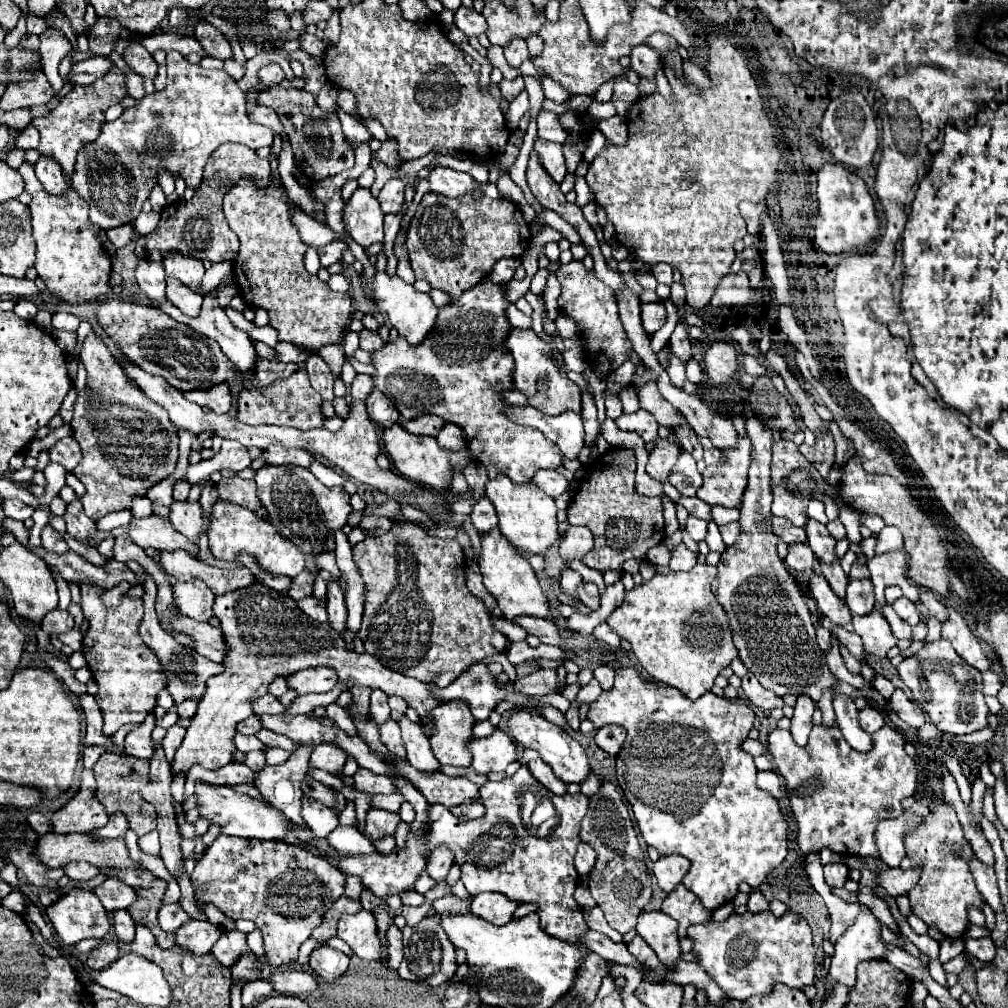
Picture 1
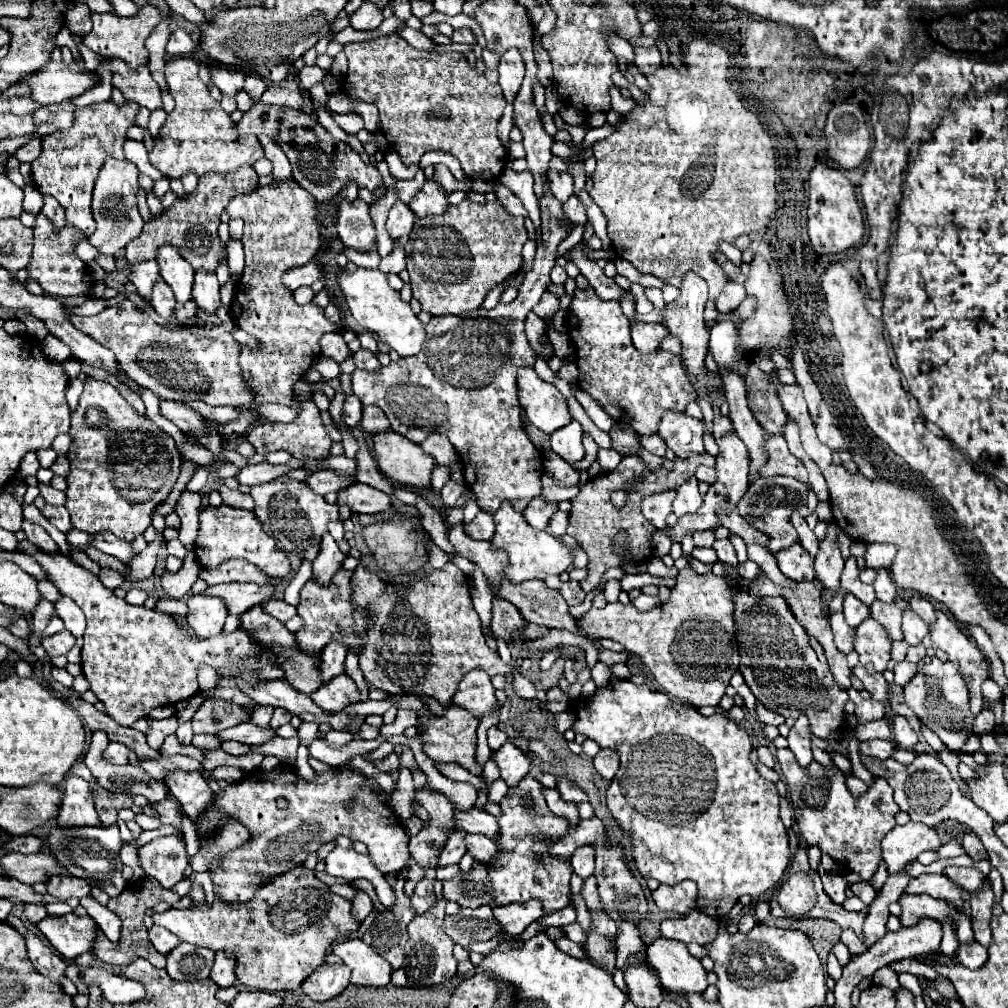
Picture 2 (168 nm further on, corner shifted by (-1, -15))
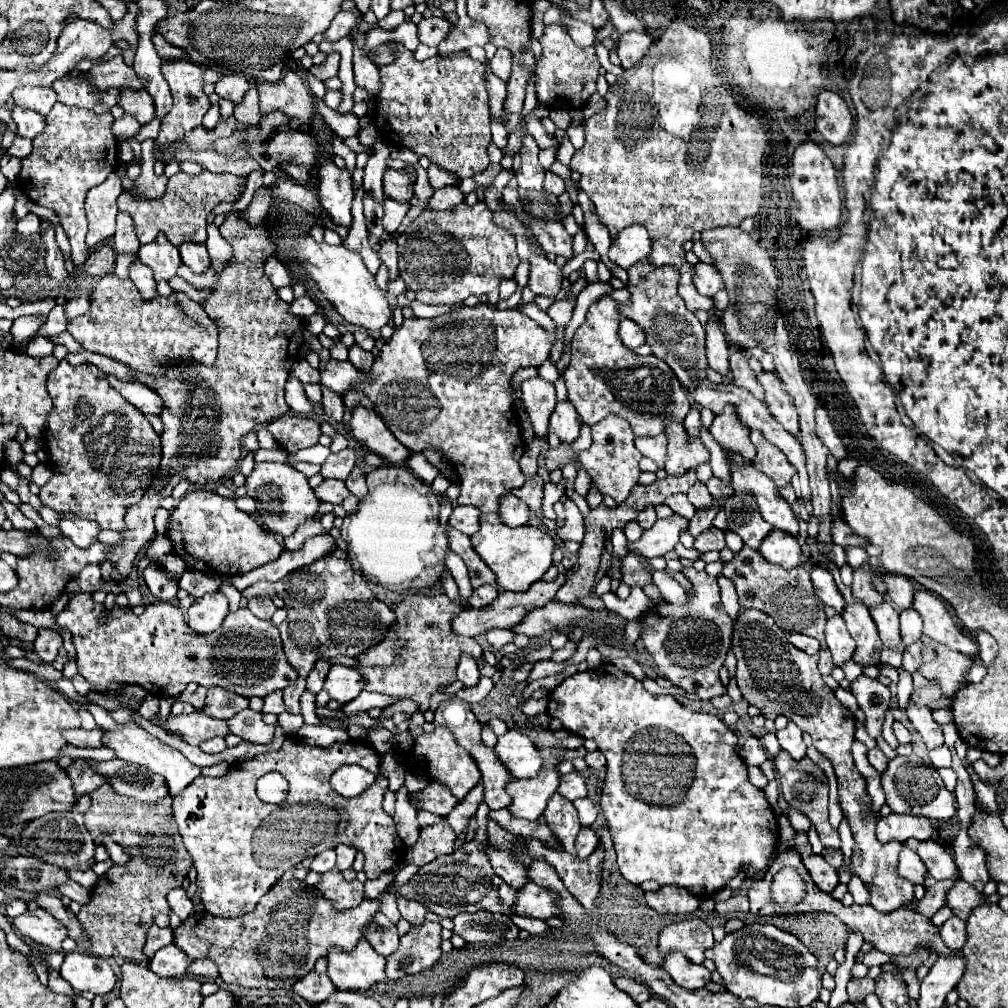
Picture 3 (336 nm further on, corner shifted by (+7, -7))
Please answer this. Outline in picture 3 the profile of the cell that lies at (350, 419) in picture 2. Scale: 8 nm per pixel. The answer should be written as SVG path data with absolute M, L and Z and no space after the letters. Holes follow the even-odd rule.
M322 388L322 408L324 408L324 414L334 422L340 422L344 416L342 396L336 392L330 392L328 388Z

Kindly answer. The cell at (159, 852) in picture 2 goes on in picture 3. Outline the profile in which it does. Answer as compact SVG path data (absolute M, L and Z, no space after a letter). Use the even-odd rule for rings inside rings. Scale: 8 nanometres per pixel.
M104 838L104 840L102 840L102 846L106 848L106 852L108 852L108 856L110 856L110 860L112 860L114 864L124 864L124 862L126 862L126 854L122 854L122 850L118 848L118 844L114 844L112 840Z

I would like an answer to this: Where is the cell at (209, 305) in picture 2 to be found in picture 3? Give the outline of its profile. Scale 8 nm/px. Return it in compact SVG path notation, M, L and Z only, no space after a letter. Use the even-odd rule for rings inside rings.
M182 242L178 246L180 250L180 258L182 262L192 270L192 272L206 272L206 268L210 266L210 258L208 258L208 252L206 252L206 246L204 244L198 244L198 242Z

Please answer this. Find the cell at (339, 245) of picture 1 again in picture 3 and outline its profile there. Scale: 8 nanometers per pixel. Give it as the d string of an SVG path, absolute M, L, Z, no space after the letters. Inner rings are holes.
M270 256L264 260L264 274L266 278L272 282L274 288L282 288L282 286L292 286L292 274L288 270L288 266L284 266L278 258Z

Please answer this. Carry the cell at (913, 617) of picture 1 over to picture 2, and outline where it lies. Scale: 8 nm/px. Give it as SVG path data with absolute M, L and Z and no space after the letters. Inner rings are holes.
M908 610L908 612L904 612L904 618L902 618L902 632L904 632L904 640L910 646L916 646L926 636L928 626L924 624L924 620L920 620L918 614L914 614L912 610Z

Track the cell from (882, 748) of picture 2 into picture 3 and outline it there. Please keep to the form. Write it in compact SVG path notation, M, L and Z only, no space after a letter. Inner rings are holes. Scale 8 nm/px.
M872 748L870 752L868 752L868 762L880 772L880 774L884 774L886 772L886 766L888 766L888 758L882 754L882 750L880 748Z

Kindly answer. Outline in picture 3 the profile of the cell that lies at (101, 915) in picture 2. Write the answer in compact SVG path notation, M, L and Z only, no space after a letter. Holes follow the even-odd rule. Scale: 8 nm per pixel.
M68 878L64 884L60 884L58 890L60 890L62 896L68 896L70 900L76 900L78 904L86 904L86 900L90 898L90 896L88 896L90 892L88 892L84 886L80 886L78 882L74 882L72 878Z

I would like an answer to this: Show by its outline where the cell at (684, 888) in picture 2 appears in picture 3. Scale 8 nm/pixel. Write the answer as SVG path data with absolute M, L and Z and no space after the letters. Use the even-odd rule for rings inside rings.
M662 886L656 892L646 892L646 902L660 914L690 914L698 908L700 900L684 888Z

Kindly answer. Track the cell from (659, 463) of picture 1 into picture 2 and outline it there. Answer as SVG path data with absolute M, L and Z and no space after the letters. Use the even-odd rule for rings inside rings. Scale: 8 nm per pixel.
M664 490L650 494L642 500L642 514L650 520L658 530L666 526L666 516L672 512L672 502L676 498L676 490Z

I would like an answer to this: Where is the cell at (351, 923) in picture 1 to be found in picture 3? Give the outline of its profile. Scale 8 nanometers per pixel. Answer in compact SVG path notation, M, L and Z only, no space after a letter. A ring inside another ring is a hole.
M360 940L358 948L350 952L330 950L328 978L336 988L368 990L386 978L384 960L366 940Z

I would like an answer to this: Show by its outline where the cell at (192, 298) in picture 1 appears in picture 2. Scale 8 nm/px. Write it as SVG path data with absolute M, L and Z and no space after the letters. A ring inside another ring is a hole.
M158 278L158 284L154 284L154 292L152 292L152 306L156 308L156 312L164 318L164 320L172 320L174 318L174 308L176 308L176 296L170 290L170 286Z

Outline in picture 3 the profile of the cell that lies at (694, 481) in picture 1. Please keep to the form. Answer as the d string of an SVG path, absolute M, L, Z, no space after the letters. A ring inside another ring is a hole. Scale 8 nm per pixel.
M674 494L674 496L668 496L666 498L666 504L680 516L684 516L686 520L690 520L696 512L696 508L688 502L688 496L686 494Z

